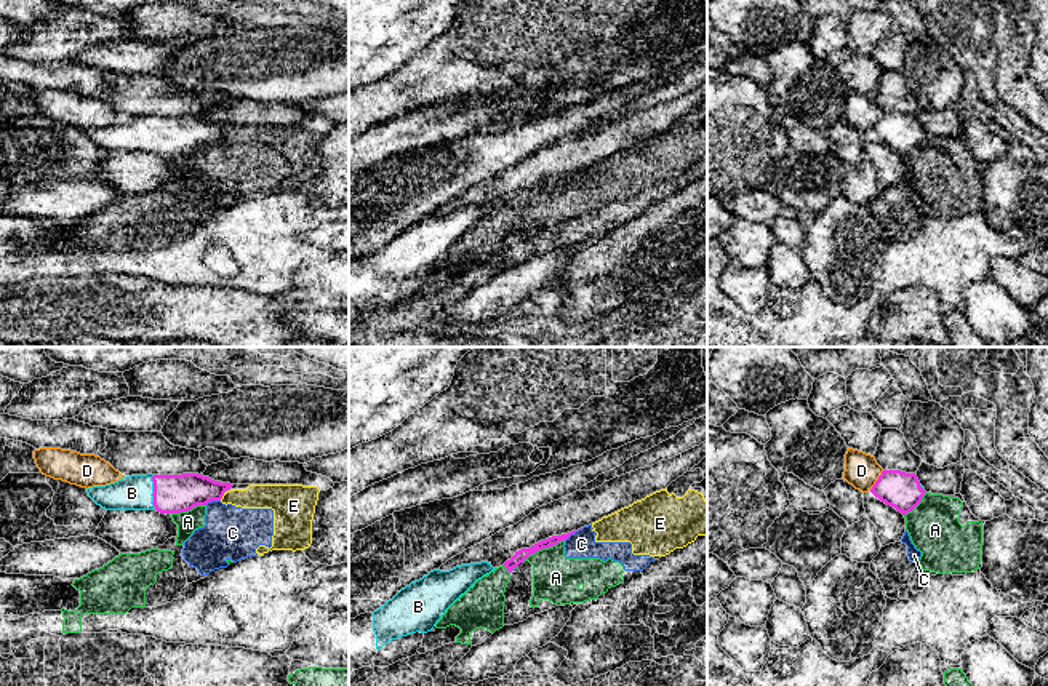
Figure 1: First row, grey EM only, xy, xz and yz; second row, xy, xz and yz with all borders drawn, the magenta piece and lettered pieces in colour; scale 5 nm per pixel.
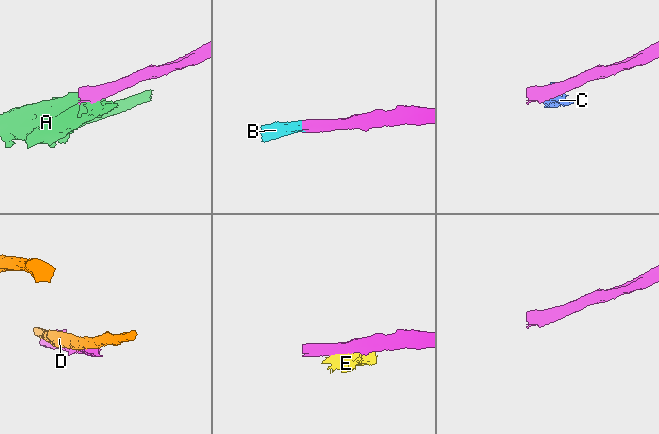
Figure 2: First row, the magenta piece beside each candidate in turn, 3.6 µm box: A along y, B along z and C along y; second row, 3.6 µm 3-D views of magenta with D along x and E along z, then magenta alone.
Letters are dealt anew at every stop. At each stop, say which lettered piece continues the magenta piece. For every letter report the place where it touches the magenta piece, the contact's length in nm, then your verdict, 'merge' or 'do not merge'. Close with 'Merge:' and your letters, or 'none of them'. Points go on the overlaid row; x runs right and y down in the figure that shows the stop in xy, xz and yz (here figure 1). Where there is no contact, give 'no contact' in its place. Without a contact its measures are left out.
A: xz (543, 547) | 240 nm | do not merge
B: xy (154, 493) | 180 nm | merge
C: xz (573, 533) | 120 nm | do not merge
D: yz (877, 480) | 130 nm | do not merge
E: xy (223, 494) | 50 nm | do not merge
Merge: B

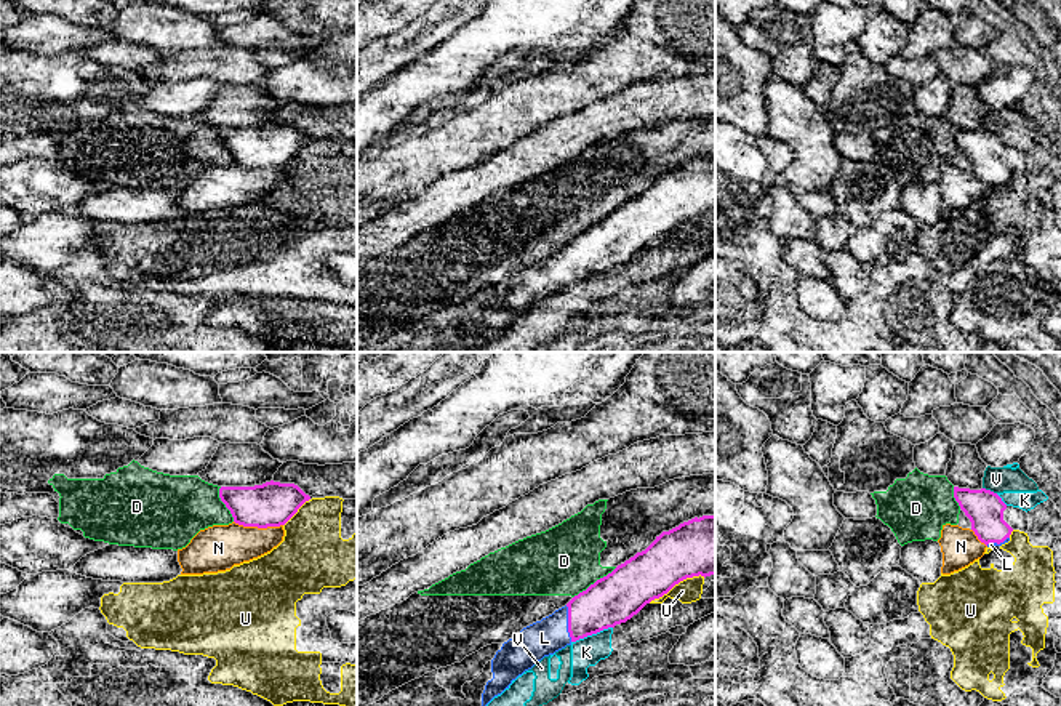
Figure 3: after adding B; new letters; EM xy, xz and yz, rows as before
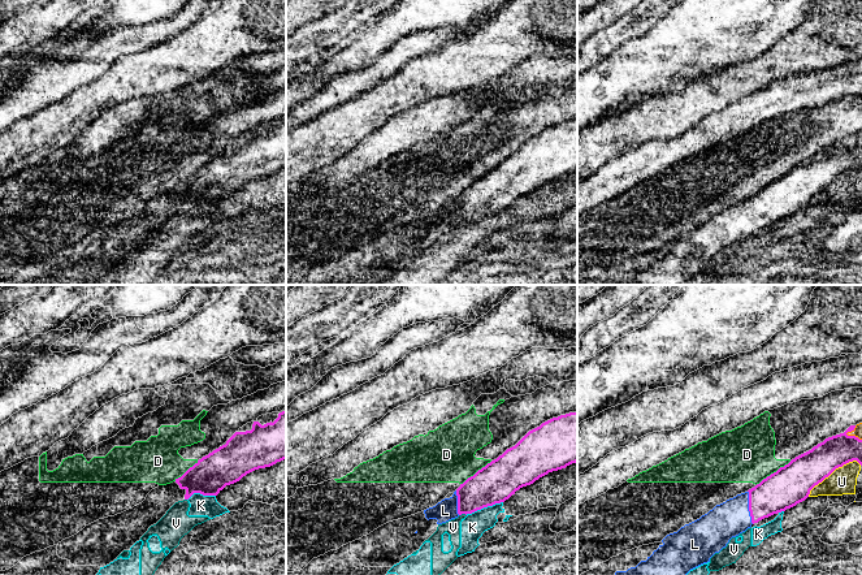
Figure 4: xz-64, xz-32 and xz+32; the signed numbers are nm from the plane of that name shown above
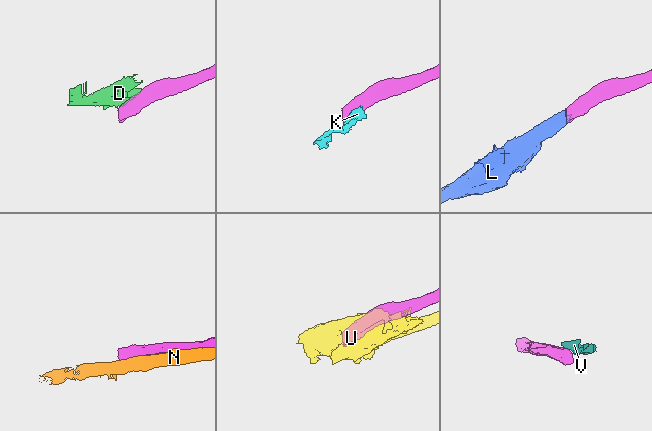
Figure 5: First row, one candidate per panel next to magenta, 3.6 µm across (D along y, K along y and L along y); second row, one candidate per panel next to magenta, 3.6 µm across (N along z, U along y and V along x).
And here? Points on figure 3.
D: xz (596, 581) | 280 nm | do not merge
K: xz (591, 634) | 220 nm | do not merge
L: xz (568, 623) | 190 nm | merge
N: xy (258, 527) | 240 nm | do not merge
U: xz (676, 583) | 320 nm | do not merge
V: yz (989, 490) | 80 nm | do not merge
Merge: L

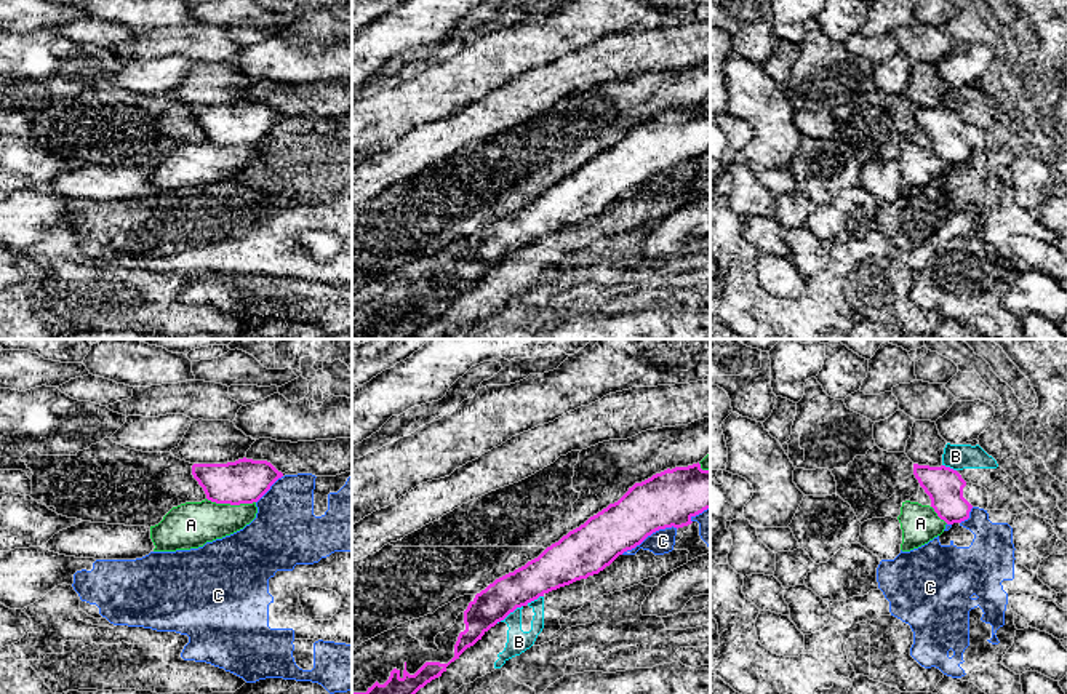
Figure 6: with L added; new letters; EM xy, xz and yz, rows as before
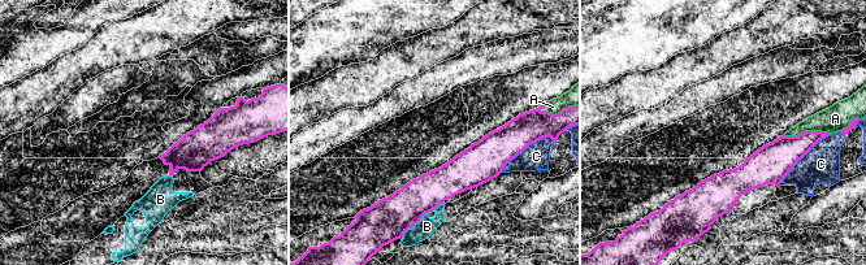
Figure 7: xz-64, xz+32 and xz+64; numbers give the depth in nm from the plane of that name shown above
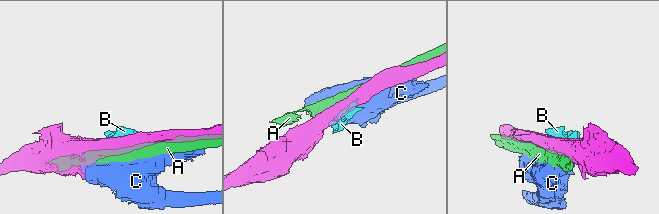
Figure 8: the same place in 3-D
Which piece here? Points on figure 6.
A: xy (231, 504) | 240 nm | do not merge
B: xz (509, 613) | 160 nm | do not merge
C: xz (648, 534) | 320 nm | do not merge
Merge: none of them

